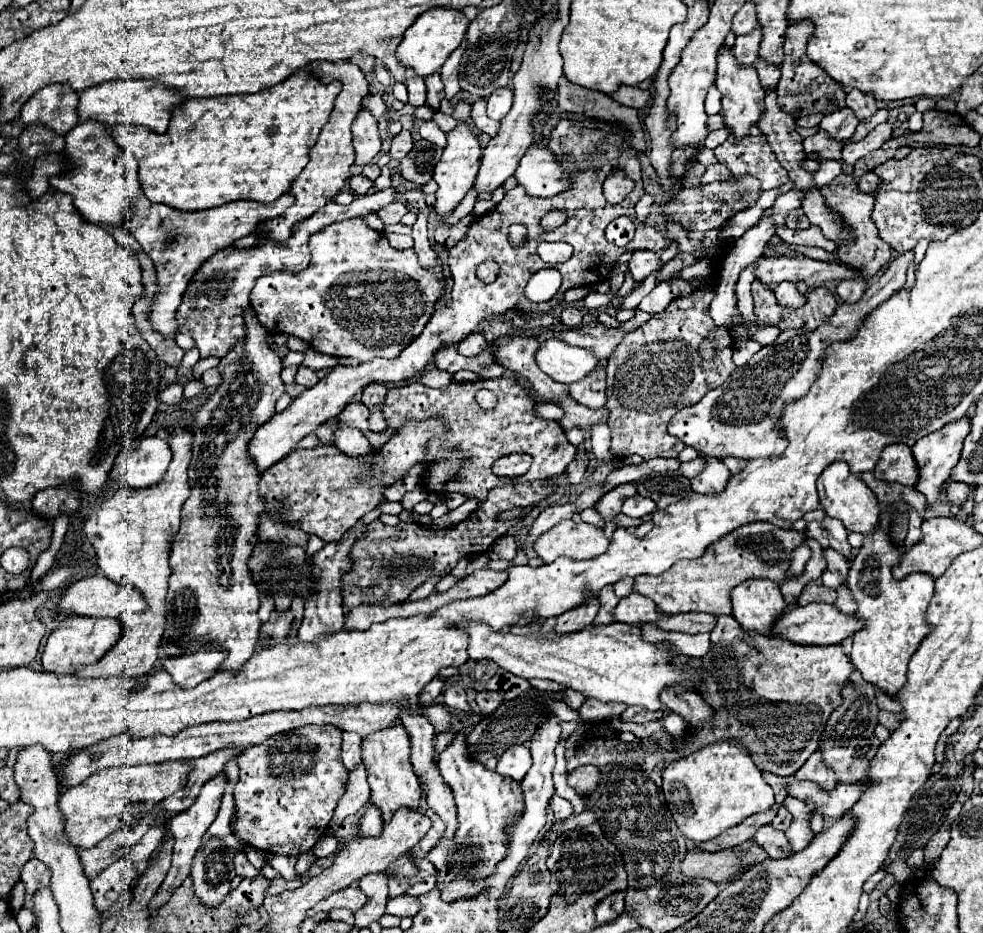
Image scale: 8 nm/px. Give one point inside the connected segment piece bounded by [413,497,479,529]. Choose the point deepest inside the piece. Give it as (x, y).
(454, 517)

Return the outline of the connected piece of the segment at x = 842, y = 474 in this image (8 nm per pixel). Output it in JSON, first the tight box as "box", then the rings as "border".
{"box":[817,463,881,535],"border":[[[831,463],[831,467],[827,467],[819,475],[817,489],[819,489],[819,501],[821,501],[823,511],[829,517],[839,519],[847,531],[857,531],[857,533],[867,535],[877,527],[879,513],[881,513],[879,501],[875,497],[875,493],[863,483],[861,477],[857,477],[857,475],[853,477],[849,473],[849,467],[845,463]]]}

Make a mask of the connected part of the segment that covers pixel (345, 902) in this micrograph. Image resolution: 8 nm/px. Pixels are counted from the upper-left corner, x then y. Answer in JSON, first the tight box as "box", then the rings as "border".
{"box":[315,887,367,913],"border":[[[347,887],[347,891],[339,891],[335,893],[327,903],[321,903],[319,907],[315,907],[315,913],[317,911],[331,911],[335,907],[347,907],[351,911],[357,911],[361,909],[365,903],[367,903],[367,895],[361,891],[361,889],[353,889],[353,887]]]}

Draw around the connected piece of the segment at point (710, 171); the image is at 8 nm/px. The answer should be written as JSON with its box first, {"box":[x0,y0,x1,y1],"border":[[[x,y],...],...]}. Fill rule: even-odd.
{"box":[701,163,731,183],"border":[[[715,163],[715,165],[709,165],[701,177],[701,183],[713,183],[717,179],[729,179],[731,173],[727,171],[727,167],[723,167],[721,163]]]}

